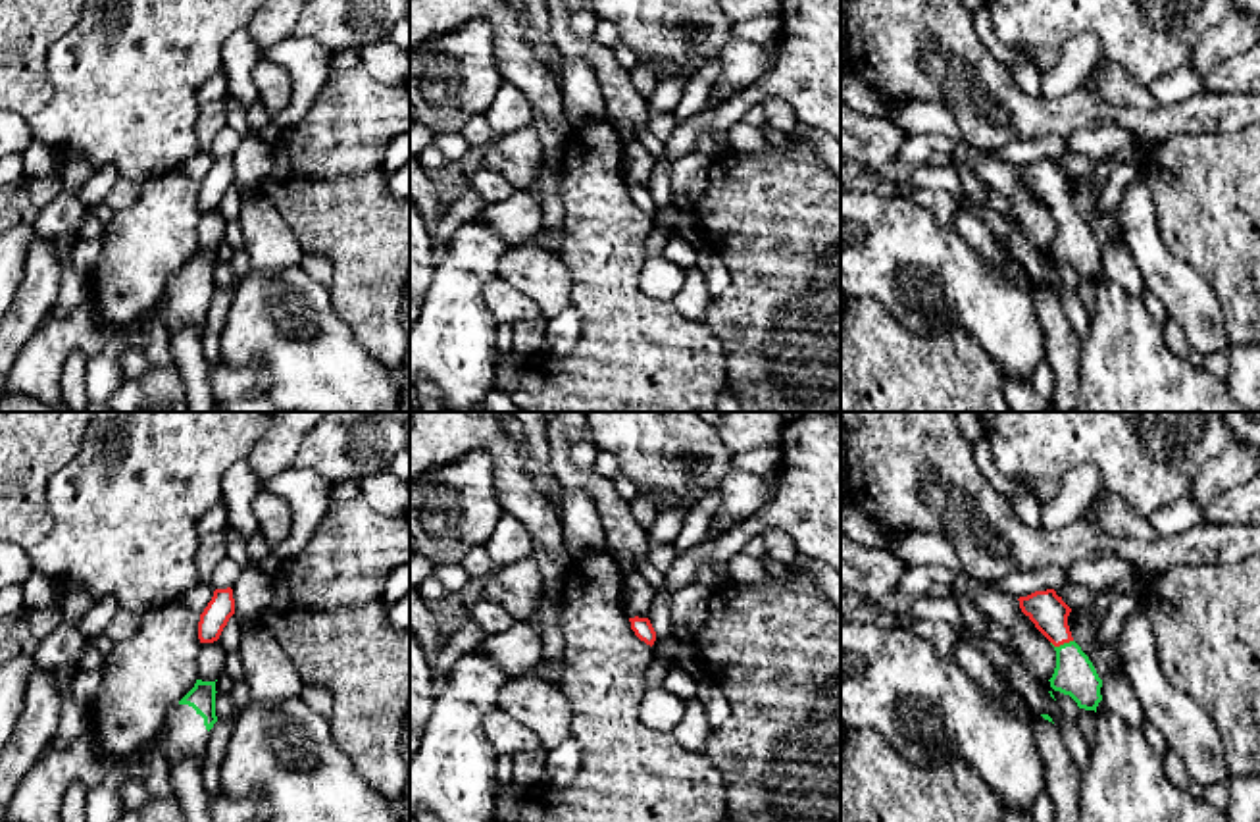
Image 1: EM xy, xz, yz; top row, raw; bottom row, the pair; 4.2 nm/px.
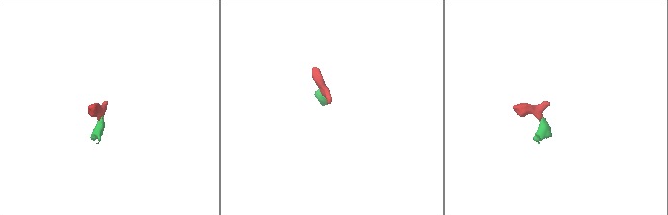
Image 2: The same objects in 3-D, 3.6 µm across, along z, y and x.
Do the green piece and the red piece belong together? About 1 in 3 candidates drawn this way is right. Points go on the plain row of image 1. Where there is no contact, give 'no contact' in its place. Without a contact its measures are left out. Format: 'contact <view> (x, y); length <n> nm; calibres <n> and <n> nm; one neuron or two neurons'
contact yz (1060, 214); length 100 nm; calibres 170 and 160 nm; one neuron

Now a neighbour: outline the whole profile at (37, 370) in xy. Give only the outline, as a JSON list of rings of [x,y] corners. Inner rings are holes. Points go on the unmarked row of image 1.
[[[92,302],[83,304],[65,318],[50,312],[15,358],[6,379],[8,393],[23,393],[48,404],[62,402],[60,379],[67,356],[79,352],[87,360],[94,358],[110,345],[113,335],[115,329],[98,316]]]

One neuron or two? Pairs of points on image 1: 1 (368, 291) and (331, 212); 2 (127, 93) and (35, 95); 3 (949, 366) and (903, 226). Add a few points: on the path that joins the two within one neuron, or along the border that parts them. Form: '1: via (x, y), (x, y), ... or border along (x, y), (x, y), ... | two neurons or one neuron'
1: via (368, 272), (368, 249), (351, 231) | one neuron
2: border along (49, 51), (47, 76), (52, 97), (27, 118) | two neurons
3: border along (897, 318), (924, 335), (964, 330), (982, 347) | two neurons

